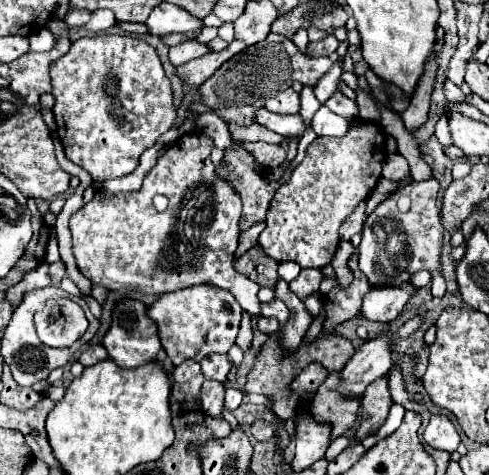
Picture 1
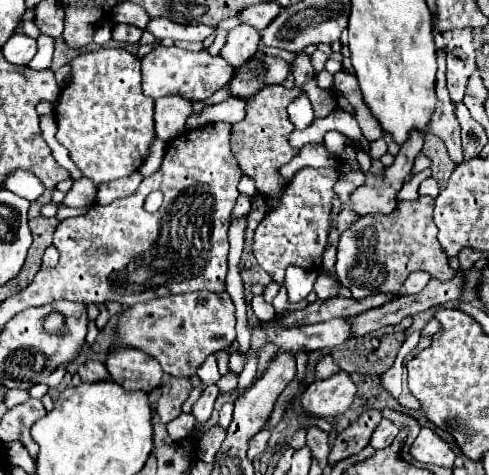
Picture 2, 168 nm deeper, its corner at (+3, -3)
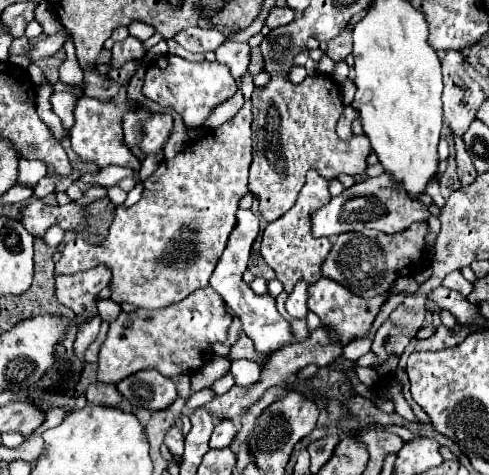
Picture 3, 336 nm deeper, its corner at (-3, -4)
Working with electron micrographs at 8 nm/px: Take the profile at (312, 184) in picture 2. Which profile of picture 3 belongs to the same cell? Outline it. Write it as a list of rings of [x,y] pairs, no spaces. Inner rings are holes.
[[[308,171],[306,185],[302,187],[302,191],[298,195],[296,205],[286,215],[282,215],[278,221],[268,223],[268,227],[264,229],[260,253],[262,253],[264,261],[274,269],[276,277],[282,281],[286,293],[290,293],[300,279],[304,279],[308,285],[312,285],[322,277],[320,267],[322,267],[322,261],[328,255],[332,245],[326,237],[322,237],[322,239],[312,237],[312,233],[310,233],[310,213],[314,209],[320,209],[328,201],[330,201],[328,181],[322,179],[316,171]]]

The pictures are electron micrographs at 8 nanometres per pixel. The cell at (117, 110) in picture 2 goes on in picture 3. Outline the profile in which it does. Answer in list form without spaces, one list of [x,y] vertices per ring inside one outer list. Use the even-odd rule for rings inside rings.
[[[122,87],[118,91],[118,95],[114,99],[110,99],[108,103],[102,103],[98,99],[90,99],[90,97],[78,99],[78,105],[74,111],[76,123],[70,129],[70,141],[72,141],[72,149],[82,157],[82,161],[92,161],[98,167],[120,165],[120,167],[128,167],[132,171],[140,169],[140,161],[122,143],[122,115],[132,109],[134,109],[134,103],[126,99],[126,87]]]

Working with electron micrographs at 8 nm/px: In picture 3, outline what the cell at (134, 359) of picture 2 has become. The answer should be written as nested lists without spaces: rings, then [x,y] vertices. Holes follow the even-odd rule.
[[[154,369],[126,377],[118,383],[118,391],[132,403],[132,407],[146,407],[150,411],[168,409],[178,397],[176,383]]]

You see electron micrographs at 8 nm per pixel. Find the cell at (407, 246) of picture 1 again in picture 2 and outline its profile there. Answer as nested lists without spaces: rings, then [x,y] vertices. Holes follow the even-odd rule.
[[[420,196],[412,202],[398,202],[398,208],[390,214],[370,214],[358,218],[358,222],[340,236],[336,278],[354,298],[366,298],[386,292],[400,292],[410,272],[422,270],[436,280],[452,280],[456,272],[448,266],[448,256],[436,238],[436,224],[432,220],[434,198]]]

